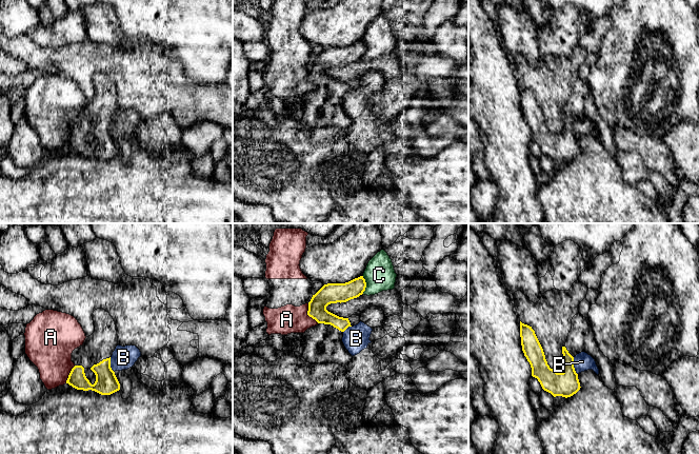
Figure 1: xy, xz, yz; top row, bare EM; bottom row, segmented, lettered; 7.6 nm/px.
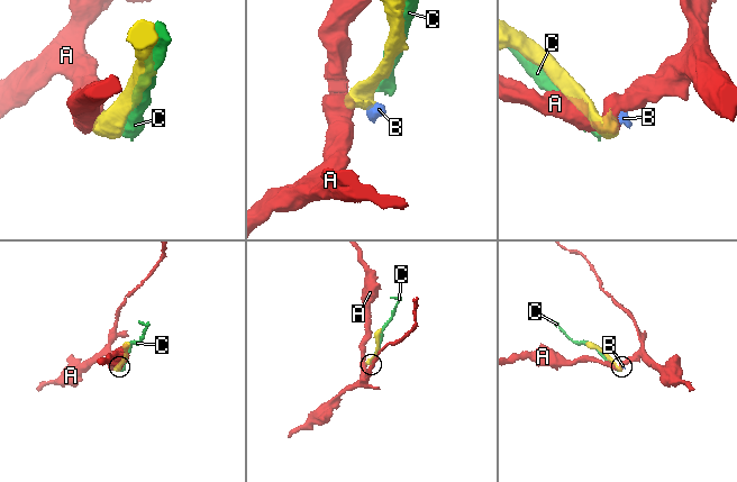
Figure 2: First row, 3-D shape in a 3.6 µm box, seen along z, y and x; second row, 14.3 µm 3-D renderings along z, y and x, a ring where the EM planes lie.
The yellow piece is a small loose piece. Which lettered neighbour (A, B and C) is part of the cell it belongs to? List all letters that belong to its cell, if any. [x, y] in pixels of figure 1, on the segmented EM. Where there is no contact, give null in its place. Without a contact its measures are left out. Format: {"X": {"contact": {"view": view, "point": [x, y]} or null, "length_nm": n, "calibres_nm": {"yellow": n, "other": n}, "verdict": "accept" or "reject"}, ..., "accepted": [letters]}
{"A": {"contact": {"view": "xz", "point": [307, 314]}, "length_nm": 170, "calibres_nm": {"yellow": 160, "other": 220}, "verdict": "reject"}, "B": {"contact": {"view": "yz", "point": [573, 366]}, "length_nm": 140, "calibres_nm": {"yellow": 190, "other": 140}, "verdict": "reject"}, "C": {"contact": {"view": "xz", "point": [365, 284]}, "length_nm": 140, "calibres_nm": {"yellow": 150, "other": 240}, "verdict": "reject"}, "accepted": []}

